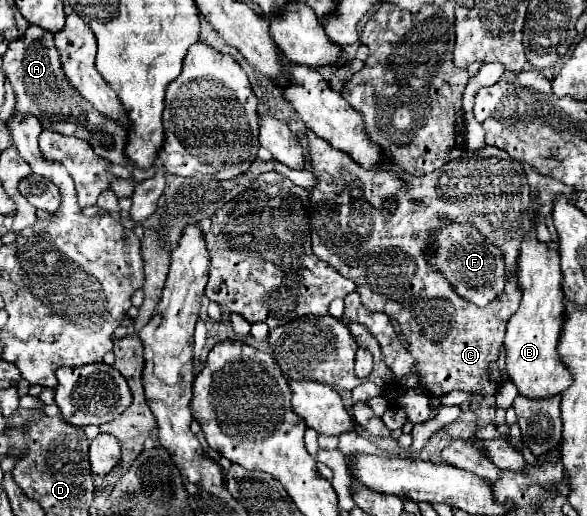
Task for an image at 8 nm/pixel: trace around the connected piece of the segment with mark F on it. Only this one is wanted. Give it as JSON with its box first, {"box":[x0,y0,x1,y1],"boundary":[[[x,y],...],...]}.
{"box":[430,217,506,307],"boundary":[[[440,217],[442,227],[438,227],[438,233],[434,233],[434,257],[430,257],[430,265],[438,269],[450,285],[454,285],[454,291],[460,297],[466,297],[466,301],[476,303],[478,307],[486,307],[498,293],[502,293],[502,287],[506,287],[506,265],[502,261],[502,251],[496,245],[488,245],[482,237],[482,233],[474,225],[454,223],[448,217]]]}

